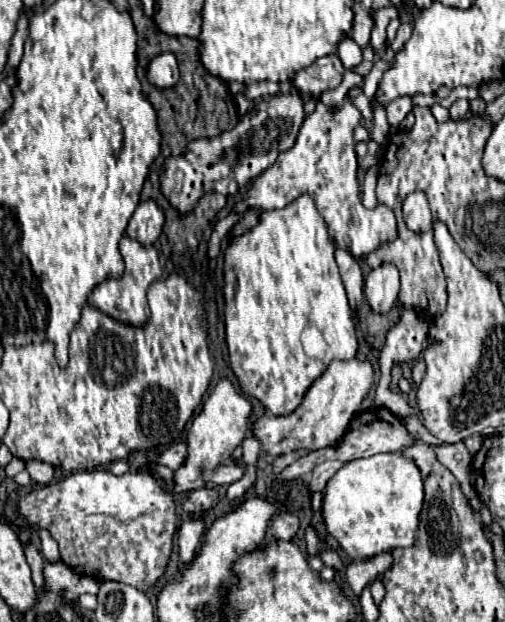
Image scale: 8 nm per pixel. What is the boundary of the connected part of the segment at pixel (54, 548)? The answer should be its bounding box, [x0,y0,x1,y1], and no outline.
[39,529,61,562]

